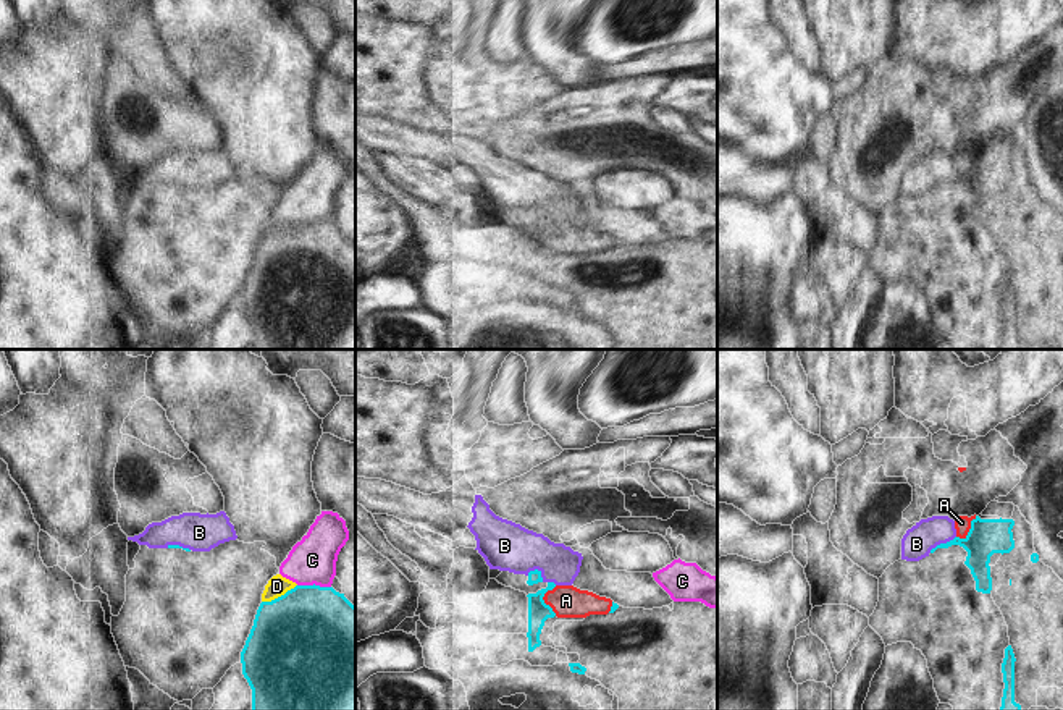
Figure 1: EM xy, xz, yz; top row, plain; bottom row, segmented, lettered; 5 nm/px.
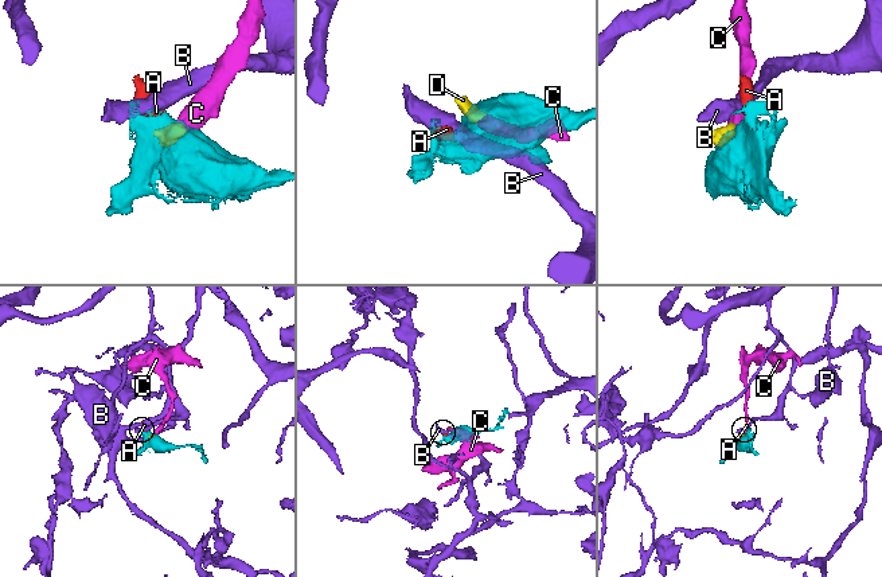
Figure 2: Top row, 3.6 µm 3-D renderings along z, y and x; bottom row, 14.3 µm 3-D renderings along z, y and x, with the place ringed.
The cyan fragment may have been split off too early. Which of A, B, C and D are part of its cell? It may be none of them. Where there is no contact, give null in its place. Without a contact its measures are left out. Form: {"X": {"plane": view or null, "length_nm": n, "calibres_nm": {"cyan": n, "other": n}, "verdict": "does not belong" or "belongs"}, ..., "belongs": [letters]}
{"A": {"plane": "xz", "length_nm": 150, "calibres_nm": {"cyan": 110, "other": 160}, "verdict": "belongs"}, "B": {"plane": "yz", "length_nm": 160, "calibres_nm": {"cyan": 180, "other": 160}, "verdict": "does not belong"}, "C": {"plane": "xy", "length_nm": 170, "calibres_nm": {"cyan": 480, "other": 240}, "verdict": "does not belong"}, "D": {"plane": "xy", "length_nm": 200, "calibres_nm": {"cyan": 500, "other": 100}, "verdict": "does not belong"}, "belongs": ["A"]}

